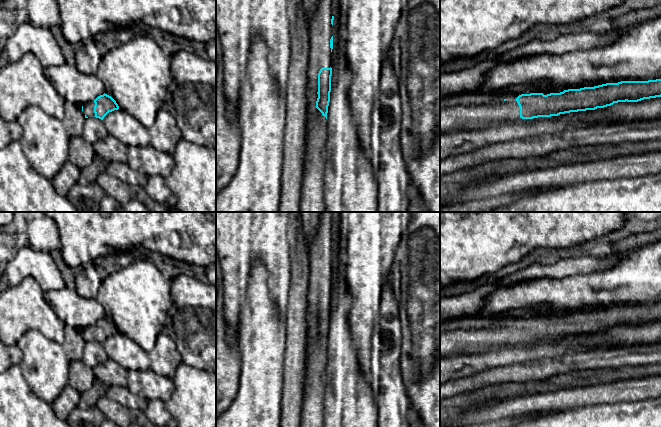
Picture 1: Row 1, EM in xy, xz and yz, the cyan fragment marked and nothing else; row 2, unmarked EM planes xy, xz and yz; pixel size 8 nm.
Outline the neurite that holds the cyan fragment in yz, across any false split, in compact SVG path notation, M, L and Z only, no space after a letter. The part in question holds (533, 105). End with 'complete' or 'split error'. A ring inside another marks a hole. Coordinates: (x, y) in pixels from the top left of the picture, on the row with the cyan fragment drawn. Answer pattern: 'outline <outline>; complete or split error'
outline M661 79L606 83L594 87L568 89L547 95L543 93L521 94L515 100L440 101L440 134L455 131L459 124L464 123L502 123L519 118L551 117L570 112L604 108L618 102L638 102L656 97L661 97Z; split error

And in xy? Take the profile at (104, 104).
outline M105 93L98 96L94 101L82 106L82 111L85 115L85 118L96 117L101 120L103 120L109 112L118 109L119 106L116 101Z; split error

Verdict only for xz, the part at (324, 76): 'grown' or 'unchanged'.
grown

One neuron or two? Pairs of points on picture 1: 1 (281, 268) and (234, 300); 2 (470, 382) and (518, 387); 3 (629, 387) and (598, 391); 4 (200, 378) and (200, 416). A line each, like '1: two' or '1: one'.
1: one
2: two
3: one
4: one

